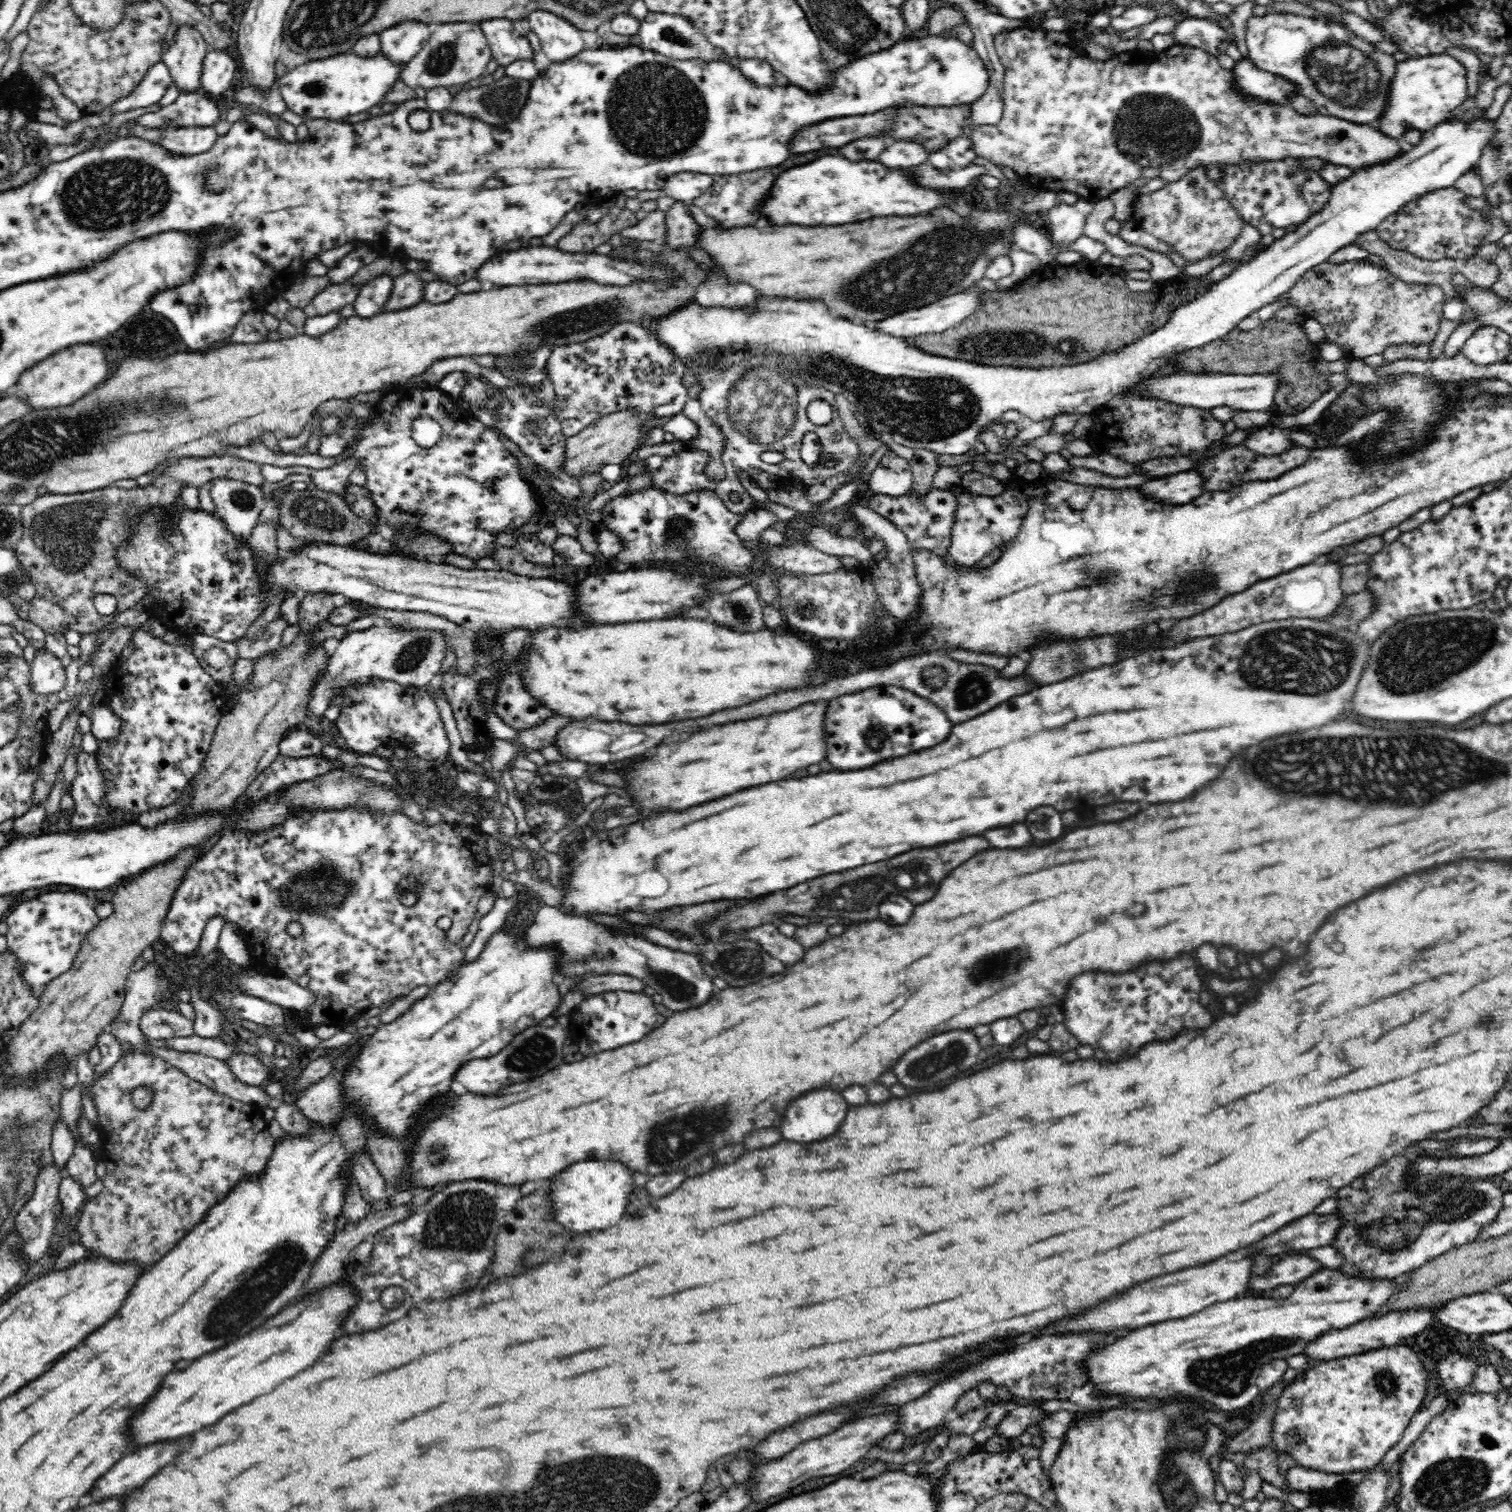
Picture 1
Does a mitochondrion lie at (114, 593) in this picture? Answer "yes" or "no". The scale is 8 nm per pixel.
no

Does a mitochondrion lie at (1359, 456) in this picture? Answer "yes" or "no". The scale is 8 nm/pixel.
no

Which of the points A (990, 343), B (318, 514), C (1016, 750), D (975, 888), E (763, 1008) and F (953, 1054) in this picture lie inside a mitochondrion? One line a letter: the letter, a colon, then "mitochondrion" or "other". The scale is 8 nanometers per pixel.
A: mitochondrion
B: mitochondrion
C: other
D: other
E: other
F: mitochondrion

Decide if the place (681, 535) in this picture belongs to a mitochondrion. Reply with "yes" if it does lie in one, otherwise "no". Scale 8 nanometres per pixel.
yes

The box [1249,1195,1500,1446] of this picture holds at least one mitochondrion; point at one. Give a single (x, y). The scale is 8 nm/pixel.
(1385, 1383)

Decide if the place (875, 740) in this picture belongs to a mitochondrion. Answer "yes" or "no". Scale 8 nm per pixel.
yes

